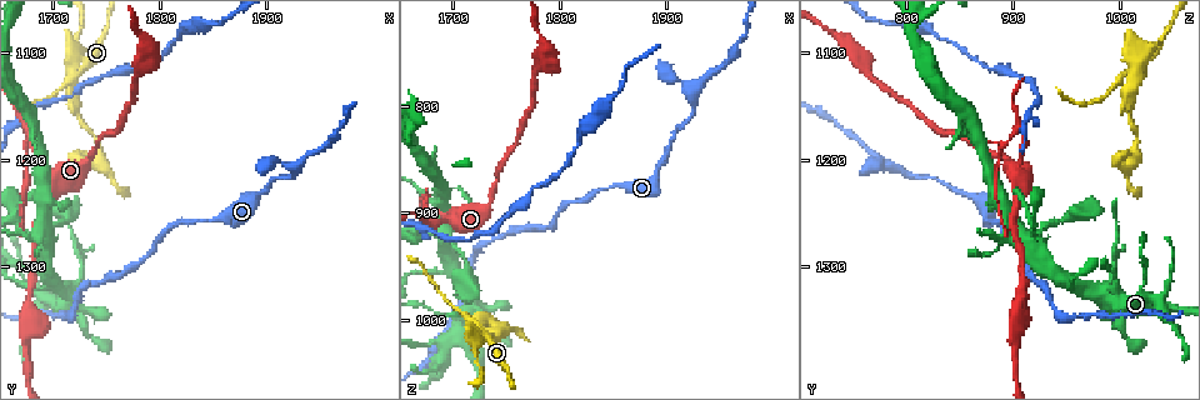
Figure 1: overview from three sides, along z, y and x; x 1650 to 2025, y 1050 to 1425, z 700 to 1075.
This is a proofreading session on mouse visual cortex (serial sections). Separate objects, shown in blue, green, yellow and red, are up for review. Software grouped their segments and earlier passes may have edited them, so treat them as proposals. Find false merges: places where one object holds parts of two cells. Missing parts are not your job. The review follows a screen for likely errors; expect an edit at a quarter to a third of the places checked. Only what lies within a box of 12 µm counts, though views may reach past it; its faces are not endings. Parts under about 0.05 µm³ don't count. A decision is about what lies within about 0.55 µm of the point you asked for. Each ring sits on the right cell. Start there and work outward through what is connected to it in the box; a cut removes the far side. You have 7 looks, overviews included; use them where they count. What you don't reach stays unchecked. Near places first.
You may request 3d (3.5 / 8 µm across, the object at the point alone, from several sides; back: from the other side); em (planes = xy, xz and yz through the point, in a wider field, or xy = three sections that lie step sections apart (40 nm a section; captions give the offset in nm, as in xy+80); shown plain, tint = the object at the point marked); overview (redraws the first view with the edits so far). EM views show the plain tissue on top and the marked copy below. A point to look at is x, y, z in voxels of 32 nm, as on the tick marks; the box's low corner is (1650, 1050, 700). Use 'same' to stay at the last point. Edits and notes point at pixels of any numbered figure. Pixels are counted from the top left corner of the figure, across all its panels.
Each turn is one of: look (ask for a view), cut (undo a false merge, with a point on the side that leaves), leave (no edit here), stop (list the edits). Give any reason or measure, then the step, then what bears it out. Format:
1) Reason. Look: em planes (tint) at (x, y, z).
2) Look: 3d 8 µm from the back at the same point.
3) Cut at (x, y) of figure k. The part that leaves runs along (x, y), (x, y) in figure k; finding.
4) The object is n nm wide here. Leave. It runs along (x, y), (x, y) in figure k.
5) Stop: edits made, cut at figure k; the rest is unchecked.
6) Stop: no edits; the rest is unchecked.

Two arms at a narrow angle. Look: 3d 3.5 µm at (1692, 1276, 920).

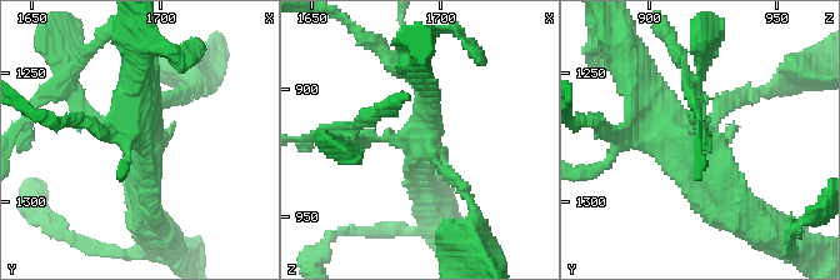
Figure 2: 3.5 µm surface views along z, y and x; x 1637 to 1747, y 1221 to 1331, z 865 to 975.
Leave. It runs along (749, 211), (634, 81) in figure 2; all the same cell.

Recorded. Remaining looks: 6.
Look: 3d 3.5 µm at (1684, 1320, 1022).

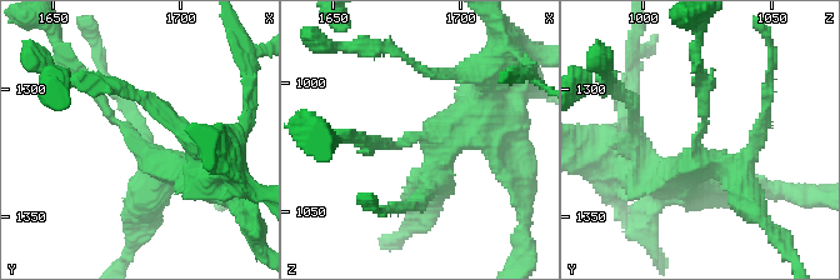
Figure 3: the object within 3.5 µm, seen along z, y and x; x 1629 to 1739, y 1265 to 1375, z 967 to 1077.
The arms are 150, 300, 400 nm wide. Cut at (140, 124) of figure 3. The part that leaves runs along (438, 168), (430, 213), (408, 225) in figure 3; a second cell is stuck on.

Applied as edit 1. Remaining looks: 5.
Look: 3d 8 µm at (1718, 1138, 1004).

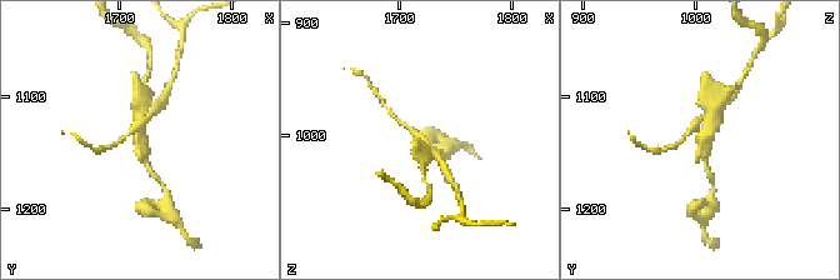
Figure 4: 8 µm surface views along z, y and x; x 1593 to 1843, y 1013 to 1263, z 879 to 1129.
Look: 3d 3.5 µm at (1716, 1140, 1004).

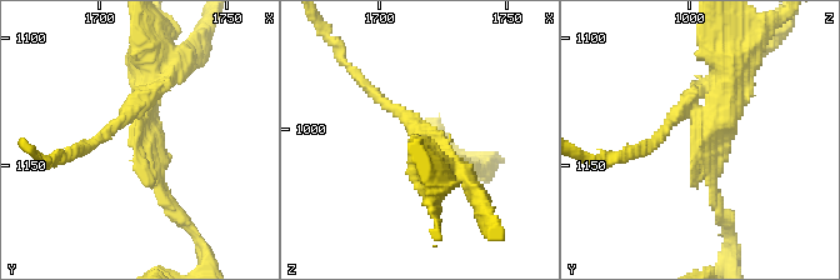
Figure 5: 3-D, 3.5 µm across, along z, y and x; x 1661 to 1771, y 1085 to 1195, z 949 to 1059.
Need the tissue. Look: em xy step 3 (tint) at (1715, 1139, 1005).

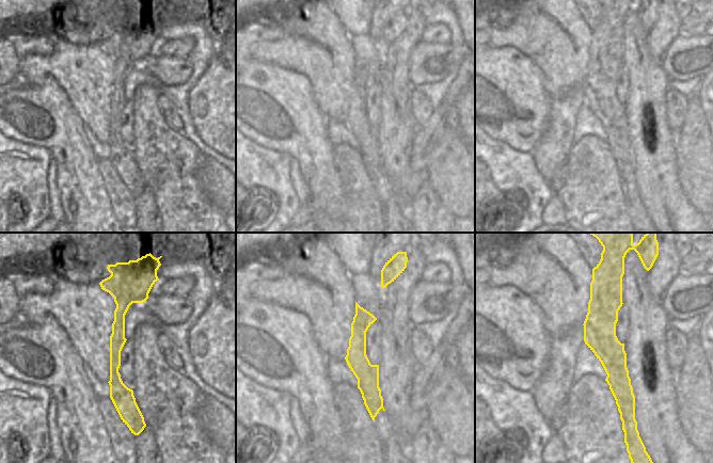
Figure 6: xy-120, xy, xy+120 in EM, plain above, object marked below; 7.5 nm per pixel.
Cut at (700, 158) of figure 5. The part that leaves runs along (726, 53), (726, 130), (716, 149) in figure 5; two cells meet here.

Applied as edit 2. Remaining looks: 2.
Stop: edits made, cut at figure 3, cut at figure 5; the rest is unchecked.

